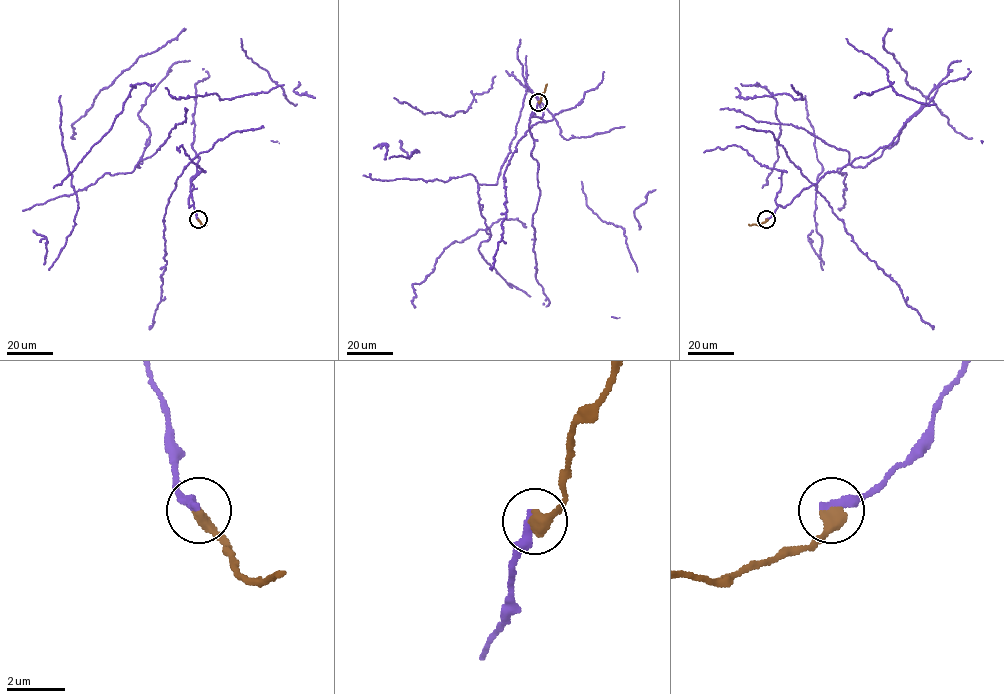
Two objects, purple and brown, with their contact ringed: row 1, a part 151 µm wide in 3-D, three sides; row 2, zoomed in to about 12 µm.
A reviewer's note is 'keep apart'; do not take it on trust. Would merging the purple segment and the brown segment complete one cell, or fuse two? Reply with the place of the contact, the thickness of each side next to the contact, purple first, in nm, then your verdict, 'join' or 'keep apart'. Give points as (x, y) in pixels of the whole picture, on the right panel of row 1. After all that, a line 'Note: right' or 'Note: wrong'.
place (766, 219); calibres 360 and 480 nm; join
Note: wrong

